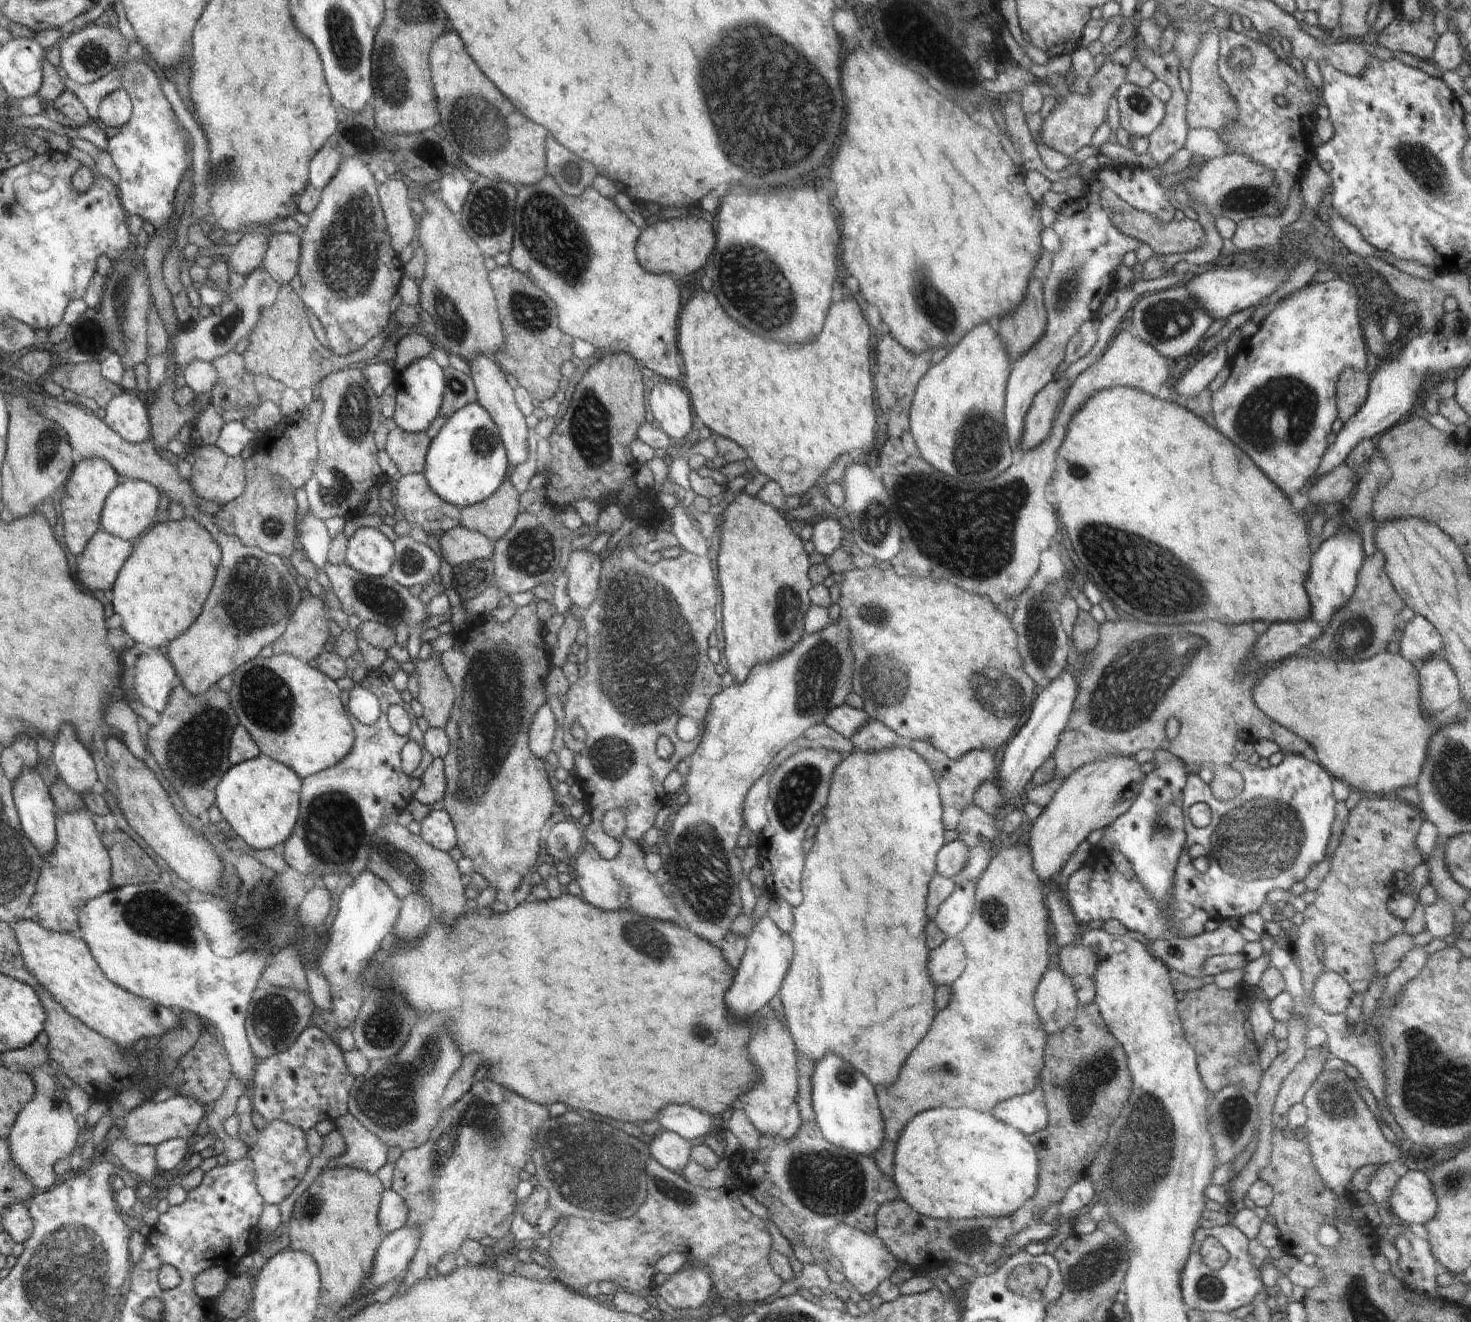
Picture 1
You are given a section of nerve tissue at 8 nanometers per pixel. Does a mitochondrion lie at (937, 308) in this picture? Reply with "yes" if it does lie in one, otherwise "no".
yes

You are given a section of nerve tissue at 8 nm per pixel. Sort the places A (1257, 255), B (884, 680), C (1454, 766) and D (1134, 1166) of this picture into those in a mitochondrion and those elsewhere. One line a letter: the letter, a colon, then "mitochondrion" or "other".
A: other
B: mitochondrion
C: mitochondrion
D: mitochondrion

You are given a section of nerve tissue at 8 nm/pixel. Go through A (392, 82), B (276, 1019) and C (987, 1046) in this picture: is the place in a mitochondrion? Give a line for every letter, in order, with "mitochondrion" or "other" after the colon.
A: mitochondrion
B: mitochondrion
C: mitochondrion

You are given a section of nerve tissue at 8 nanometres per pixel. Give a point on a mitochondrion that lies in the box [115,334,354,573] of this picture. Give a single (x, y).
(272, 528)

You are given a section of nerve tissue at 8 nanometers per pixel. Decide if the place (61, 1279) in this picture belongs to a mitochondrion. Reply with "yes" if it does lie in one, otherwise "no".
yes

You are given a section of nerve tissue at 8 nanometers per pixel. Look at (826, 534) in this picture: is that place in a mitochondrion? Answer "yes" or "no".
no

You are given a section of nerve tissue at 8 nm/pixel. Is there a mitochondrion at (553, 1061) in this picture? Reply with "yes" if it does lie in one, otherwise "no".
no

